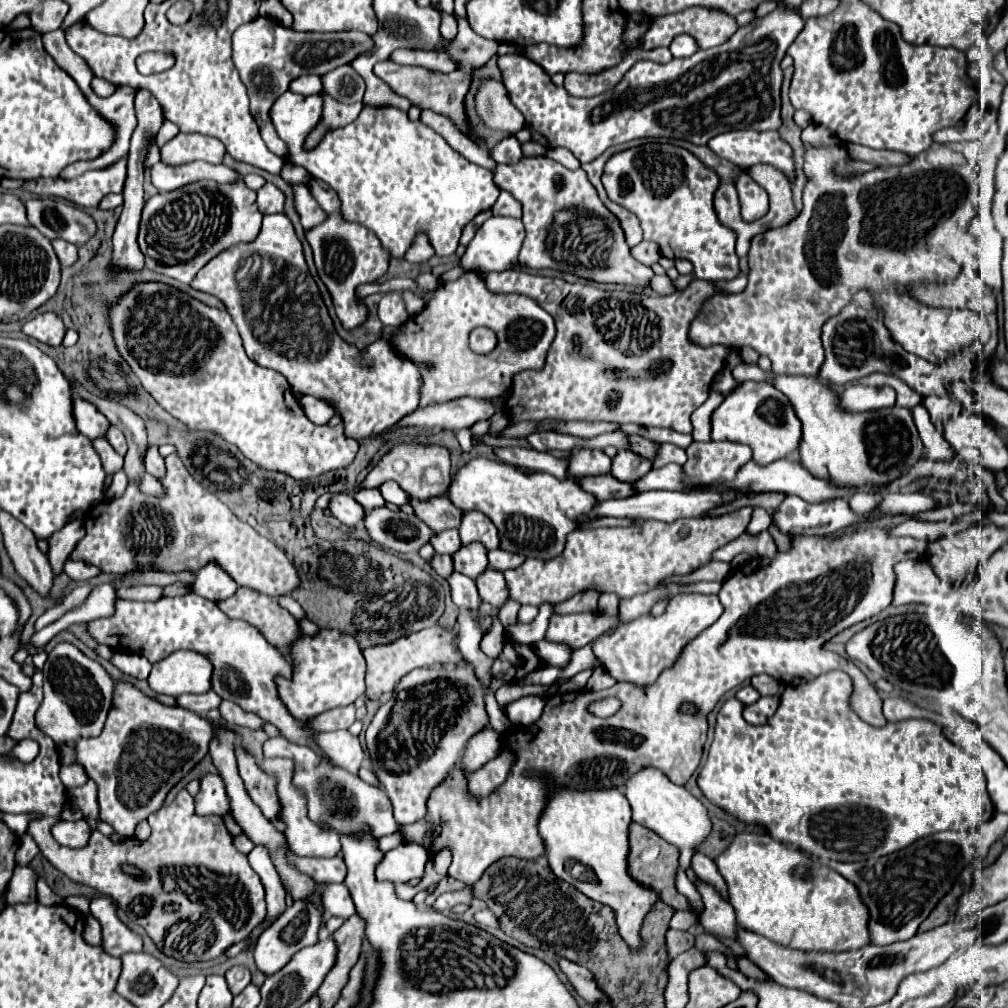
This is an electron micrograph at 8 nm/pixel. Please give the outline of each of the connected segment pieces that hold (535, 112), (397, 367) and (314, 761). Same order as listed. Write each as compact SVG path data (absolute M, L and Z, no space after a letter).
M778 4L776 12L766 18L756 20L744 28L738 28L736 34L724 42L722 46L698 50L690 58L674 58L668 64L656 64L652 60L638 60L624 78L610 90L592 96L592 98L576 98L570 96L564 88L558 88L550 76L532 60L528 60L520 52L498 56L498 68L502 74L502 84L508 92L510 102L524 114L526 128L532 134L532 140L540 142L546 148L568 148L582 164L596 160L606 148L622 142L630 142L634 138L680 138L694 144L708 144L710 138L740 130L742 126L748 130L778 130L780 120L780 84L782 70L780 62L786 56L788 46L796 40L800 30L804 28L804 20L798 10L786 10Z
M286 214L264 215L262 230L252 242L242 242L222 250L196 274L190 286L224 302L226 312L238 326L246 354L252 362L280 372L296 394L312 394L316 398L340 402L334 404L334 408L342 416L348 436L356 436L358 440L376 436L418 408L420 376L412 362L398 358L386 340L376 340L360 352L336 334L332 318L328 316L322 298L318 298L318 286L306 268L302 244L296 240L292 222Z
M284 736L268 738L264 744L264 758L290 758L294 760L296 776L292 784L306 794L308 818L318 826L328 826L338 834L348 836L364 836L370 834L372 838L382 838L396 832L398 824L392 814L392 802L388 794L380 786L370 786L360 780L356 774L346 772L344 768L336 766L330 760L318 756L312 748L292 744Z

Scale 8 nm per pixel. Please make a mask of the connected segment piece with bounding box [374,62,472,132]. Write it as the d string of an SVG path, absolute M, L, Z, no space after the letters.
M380 62L374 66L374 74L384 80L398 96L404 96L410 100L412 106L418 106L420 110L432 110L440 112L442 116L450 118L462 132L466 132L468 118L464 114L464 96L470 90L470 76L466 72L452 72L452 74L442 74L434 72L422 66L400 66L394 62Z

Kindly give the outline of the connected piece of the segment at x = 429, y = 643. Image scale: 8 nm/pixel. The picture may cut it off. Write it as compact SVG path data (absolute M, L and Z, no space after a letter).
M440 624L424 628L424 630L408 634L408 636L400 636L398 640L390 642L390 644L376 644L376 646L364 650L364 658L368 664L366 698L380 700L380 702L386 702L392 696L396 682L404 674L408 674L412 668L458 664L460 660L464 660L464 656L458 650L458 644L456 644L456 634L450 628L442 628Z

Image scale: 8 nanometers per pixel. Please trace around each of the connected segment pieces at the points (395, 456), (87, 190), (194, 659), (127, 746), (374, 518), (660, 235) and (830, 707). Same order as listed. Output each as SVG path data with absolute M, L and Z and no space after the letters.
M396 444L388 454L382 456L382 460L370 470L358 488L378 488L388 480L398 482L400 488L412 498L428 500L432 496L440 496L450 484L450 452L448 448L436 444Z
M128 156L120 158L118 162L110 164L102 170L90 170L74 180L62 178L38 178L24 182L24 190L38 194L38 196L60 196L84 208L96 208L106 194L122 192L126 180L126 162Z
M178 650L152 664L148 684L158 694L180 696L210 690L212 666L198 652Z
M126 682L116 684L116 704L108 714L106 726L98 738L82 738L74 744L74 748L62 748L62 764L80 764L88 778L98 784L98 804L100 818L108 822L122 838L130 838L138 822L146 820L152 812L158 812L166 800L166 794L208 754L210 740L216 734L216 724L208 718L202 718L192 712L184 712L184 708L164 706L148 696L144 696L138 688Z
M386 506L366 510L362 524L376 544L404 554L420 550L420 546L430 542L434 534L414 514L392 512Z
M648 142L638 148L628 148L624 152L614 154L606 162L602 184L612 202L636 214L644 230L644 240L656 242L660 246L662 256L690 260L694 264L694 276L700 280L714 282L738 276L738 256L734 252L736 236L730 228L720 224L712 206L714 192L720 186L720 178L712 168L704 166L692 152L676 144L660 144L660 142Z
M832 670L832 672L820 674L814 680L800 684L800 686L786 686L776 714L772 718L768 718L768 722L762 726L750 726L742 718L744 704L738 698L728 698L718 712L718 724L716 724L714 742L712 742L712 748L708 754L708 762L698 776L698 786L702 788L704 796L710 802L714 802L716 806L720 806L722 810L740 818L742 822L758 824L758 826L766 828L772 838L776 838L784 844L796 846L798 850L818 856L818 858L830 858L830 860L838 860L838 862L866 860L870 854L886 856L900 848L906 848L908 844L916 842L918 838L924 838L924 836L940 832L940 830L960 832L960 830L968 830L972 826L980 826L988 818L986 806L990 802L990 796L986 790L986 776L980 768L974 768L974 758L968 756L966 752L962 752L960 748L956 748L950 740L946 740L944 734L940 732L940 726L926 722L926 720L904 720L904 722L896 722L896 724L886 724L884 728L874 728L874 726L866 724L850 706L852 690L854 690L852 678L842 670Z

